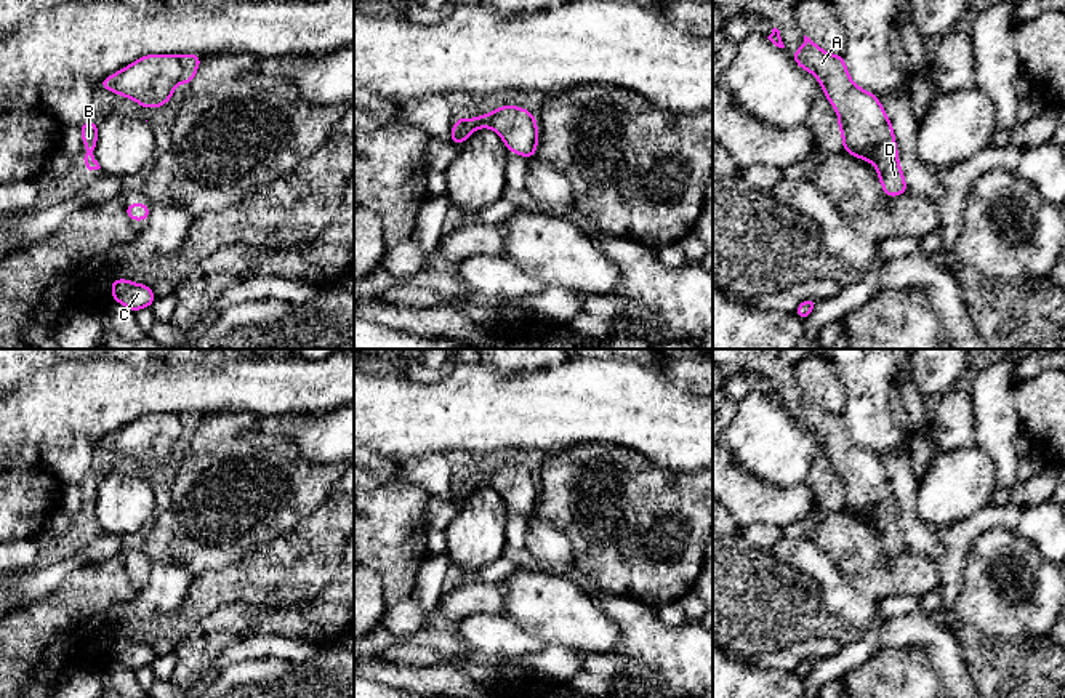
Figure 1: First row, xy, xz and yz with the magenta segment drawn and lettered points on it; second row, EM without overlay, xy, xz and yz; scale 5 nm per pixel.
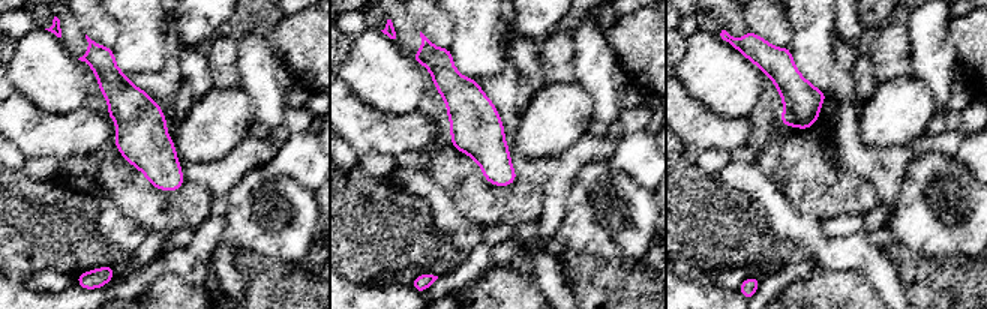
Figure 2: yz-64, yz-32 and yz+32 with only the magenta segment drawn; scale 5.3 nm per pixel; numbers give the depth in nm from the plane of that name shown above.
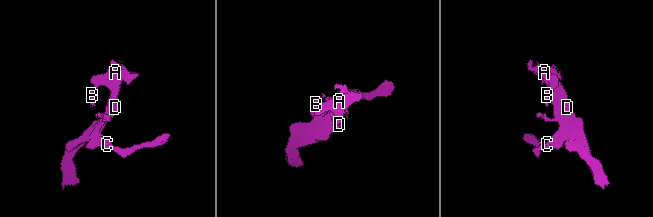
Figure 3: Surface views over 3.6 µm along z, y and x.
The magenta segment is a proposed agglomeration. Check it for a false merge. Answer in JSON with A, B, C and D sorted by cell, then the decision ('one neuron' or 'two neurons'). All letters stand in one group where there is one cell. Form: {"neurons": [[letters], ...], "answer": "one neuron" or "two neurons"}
{"neurons": [["A", "B", "C", "D"]], "answer": "one neuron"}

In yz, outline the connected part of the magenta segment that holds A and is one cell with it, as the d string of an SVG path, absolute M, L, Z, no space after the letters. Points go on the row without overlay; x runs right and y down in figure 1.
M806 394L802 405L790 415L815 434L838 471L842 507L874 524L884 554L903 554L908 544L898 522L895 491L879 455L852 440L842 413L823 410Z

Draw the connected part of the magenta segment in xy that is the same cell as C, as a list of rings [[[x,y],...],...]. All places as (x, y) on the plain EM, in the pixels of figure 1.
[[[114,637],[111,642],[111,653],[114,660],[133,671],[151,666],[157,656],[152,645],[133,642],[128,637]]]

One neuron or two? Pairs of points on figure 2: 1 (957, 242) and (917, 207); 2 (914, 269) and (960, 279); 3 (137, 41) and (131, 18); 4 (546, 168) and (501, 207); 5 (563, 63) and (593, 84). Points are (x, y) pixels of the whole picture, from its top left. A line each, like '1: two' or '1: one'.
1: one
2: one
3: one
4: two
5: two

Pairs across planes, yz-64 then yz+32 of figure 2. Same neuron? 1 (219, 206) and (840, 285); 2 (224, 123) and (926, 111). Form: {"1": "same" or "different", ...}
{"1": "different", "2": "same"}

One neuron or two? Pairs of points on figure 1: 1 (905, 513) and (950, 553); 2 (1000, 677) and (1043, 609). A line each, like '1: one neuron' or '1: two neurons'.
1: one neuron
2: two neurons

